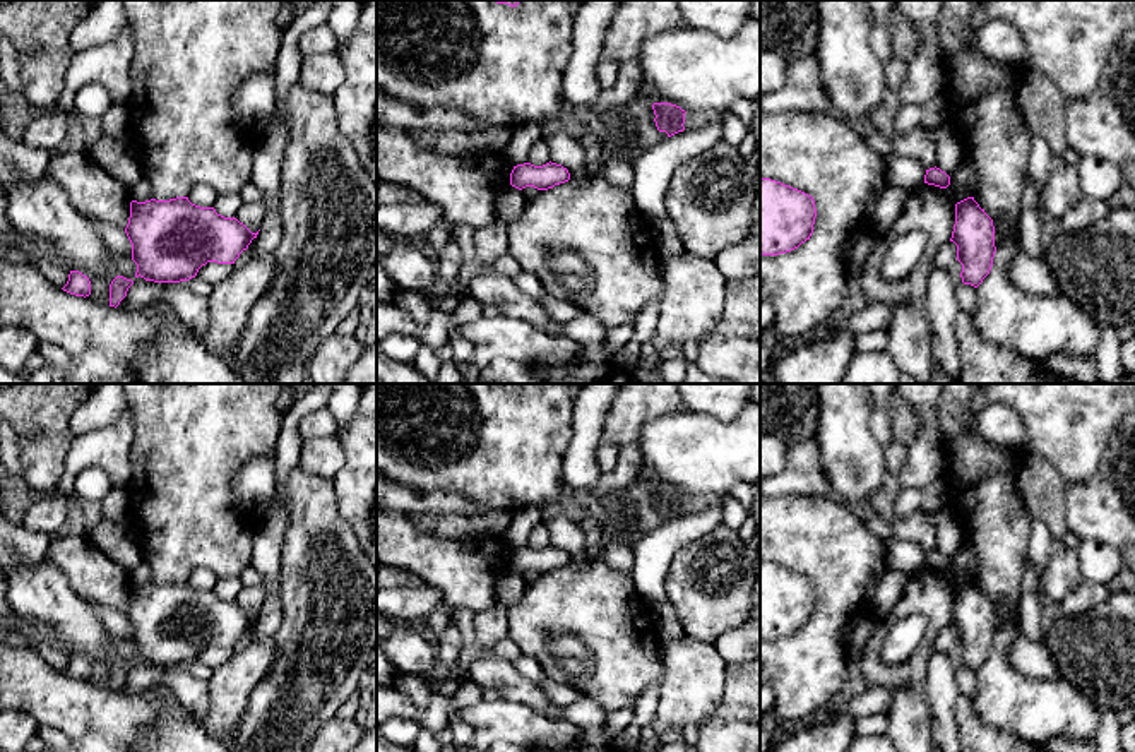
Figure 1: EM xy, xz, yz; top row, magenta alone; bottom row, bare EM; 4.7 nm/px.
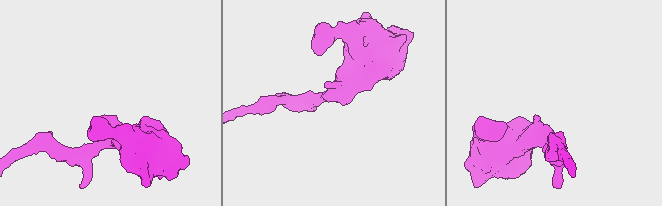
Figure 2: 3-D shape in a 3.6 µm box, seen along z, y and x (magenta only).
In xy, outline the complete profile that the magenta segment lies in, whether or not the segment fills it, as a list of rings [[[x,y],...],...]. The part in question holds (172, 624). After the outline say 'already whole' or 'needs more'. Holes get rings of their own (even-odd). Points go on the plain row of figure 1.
[[[188,581],[132,584],[125,617],[132,627],[132,644],[137,648],[135,661],[140,659],[154,666],[188,665],[207,646],[235,648],[258,618],[258,615],[252,617],[236,601],[224,601],[214,591],[195,589]]]; already whole

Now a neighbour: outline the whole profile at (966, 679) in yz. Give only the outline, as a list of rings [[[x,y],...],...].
[[[957,668],[957,685],[962,690],[962,695],[972,699],[978,692],[978,675],[971,668]]]

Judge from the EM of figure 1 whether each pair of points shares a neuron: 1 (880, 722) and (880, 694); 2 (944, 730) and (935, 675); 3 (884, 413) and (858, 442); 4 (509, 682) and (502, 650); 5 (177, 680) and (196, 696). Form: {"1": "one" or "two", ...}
{"1": "two", "2": "one", "3": "two", "4": "two", "5": "one"}

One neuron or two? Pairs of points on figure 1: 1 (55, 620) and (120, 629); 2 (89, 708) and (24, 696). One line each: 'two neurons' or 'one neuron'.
1: two neurons
2: one neuron

